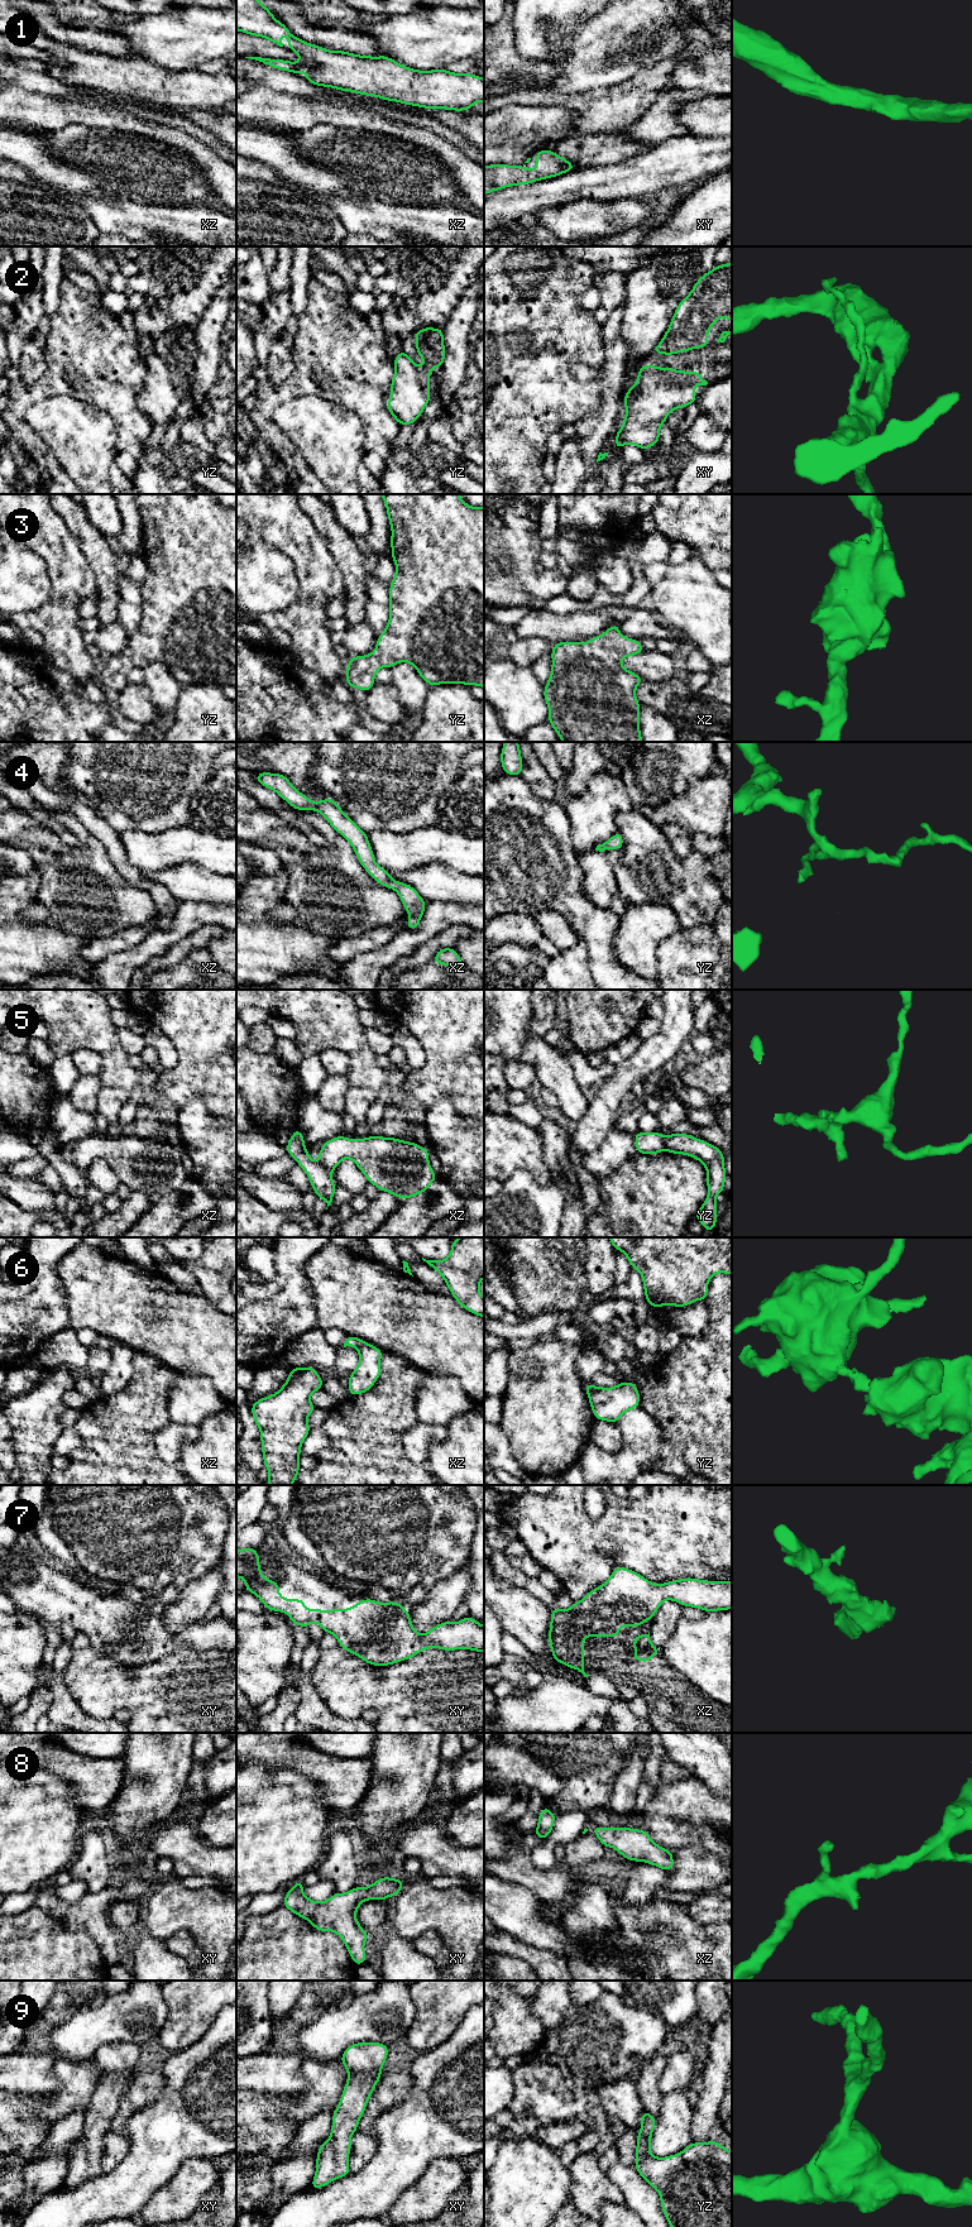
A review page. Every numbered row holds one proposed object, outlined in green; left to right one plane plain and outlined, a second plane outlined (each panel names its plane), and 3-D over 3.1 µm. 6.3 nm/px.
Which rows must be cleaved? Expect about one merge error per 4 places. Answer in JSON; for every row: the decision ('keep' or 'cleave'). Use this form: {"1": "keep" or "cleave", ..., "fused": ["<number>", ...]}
{"1": "keep", "2": "keep", "3": "keep", "4": "keep", "5": "cleave", "6": "cleave", "7": "keep", "8": "keep", "9": "keep", "fused": ["5", "6"]}

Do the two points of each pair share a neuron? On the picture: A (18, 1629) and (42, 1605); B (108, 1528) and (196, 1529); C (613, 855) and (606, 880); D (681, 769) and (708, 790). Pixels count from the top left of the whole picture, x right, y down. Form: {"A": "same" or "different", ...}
{"A": "different", "B": "same", "C": "same", "D": "different"}

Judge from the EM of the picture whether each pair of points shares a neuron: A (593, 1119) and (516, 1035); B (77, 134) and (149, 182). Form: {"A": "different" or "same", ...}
{"A": "different", "B": "same"}

